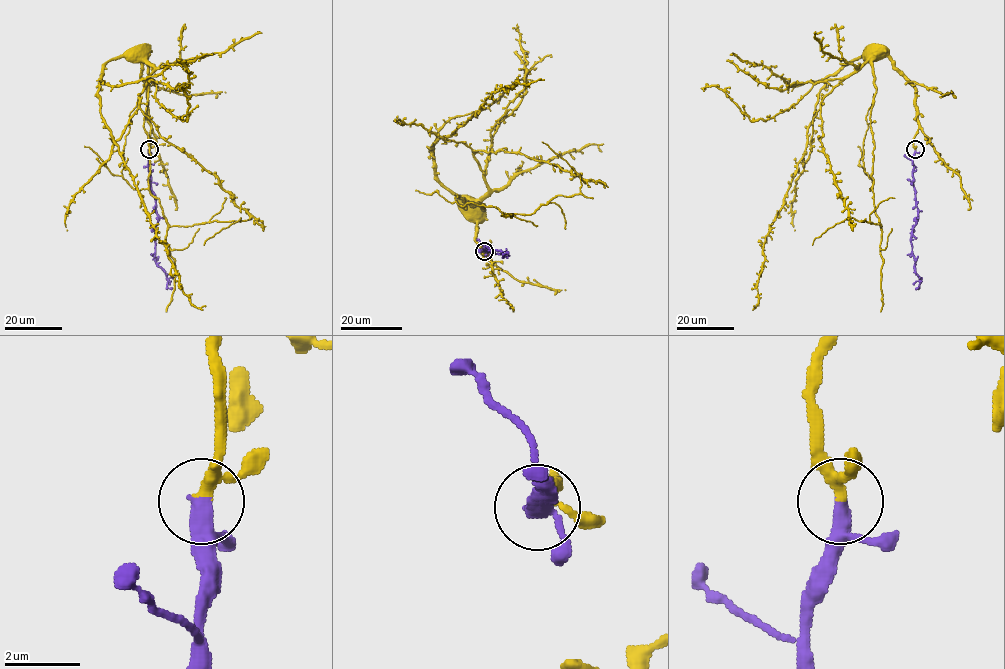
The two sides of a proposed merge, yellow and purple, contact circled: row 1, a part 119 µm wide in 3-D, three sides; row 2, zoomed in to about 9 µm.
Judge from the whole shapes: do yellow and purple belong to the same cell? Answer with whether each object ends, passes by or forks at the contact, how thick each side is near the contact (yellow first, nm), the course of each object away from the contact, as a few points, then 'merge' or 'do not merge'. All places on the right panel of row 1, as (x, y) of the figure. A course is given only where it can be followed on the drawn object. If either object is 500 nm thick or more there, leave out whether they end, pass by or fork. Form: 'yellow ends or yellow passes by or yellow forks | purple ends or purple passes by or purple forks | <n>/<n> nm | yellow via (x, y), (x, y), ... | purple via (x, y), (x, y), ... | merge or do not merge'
yellow passes by | purple passes by | 240/340 nm | yellow via (915, 149), (916, 88), (887, 57), (858, 57), (829, 75), (807, 129), (805, 152), (766, 238), (753, 306) | purple via (915, 150), (913, 186), (917, 216), (911, 241), (914, 271), (919, 277), (916, 289) | merge

